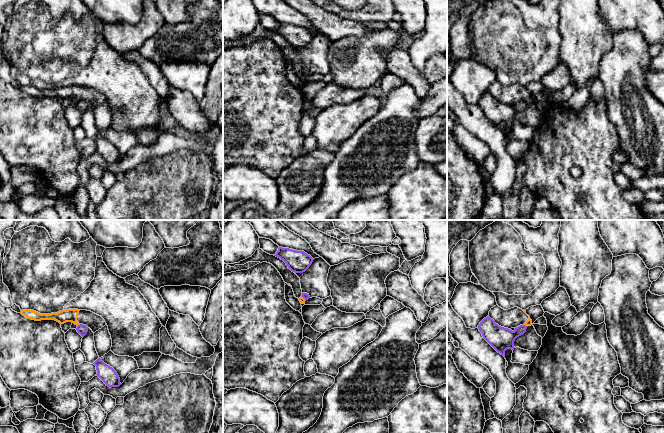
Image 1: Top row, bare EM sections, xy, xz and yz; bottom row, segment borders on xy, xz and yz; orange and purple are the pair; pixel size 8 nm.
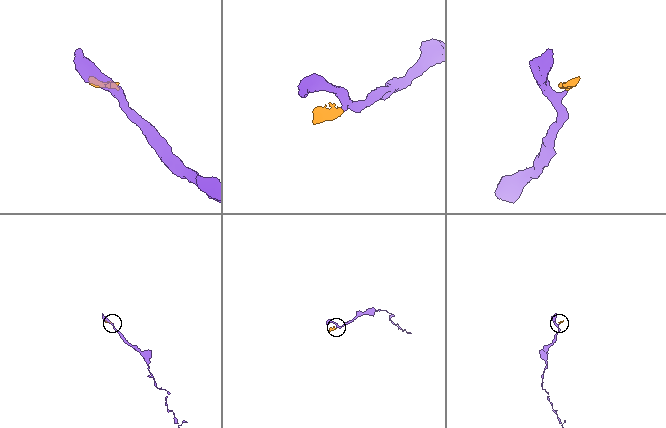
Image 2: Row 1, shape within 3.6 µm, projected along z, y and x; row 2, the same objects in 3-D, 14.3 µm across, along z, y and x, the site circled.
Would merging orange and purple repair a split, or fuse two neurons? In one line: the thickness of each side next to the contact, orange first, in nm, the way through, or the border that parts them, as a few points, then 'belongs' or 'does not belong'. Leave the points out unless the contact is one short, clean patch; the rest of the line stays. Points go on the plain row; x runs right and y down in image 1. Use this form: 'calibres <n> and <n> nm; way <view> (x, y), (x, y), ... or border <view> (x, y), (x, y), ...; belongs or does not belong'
calibres 110 and 80 nm; border xy (80, 100), (77, 102); does not belong

